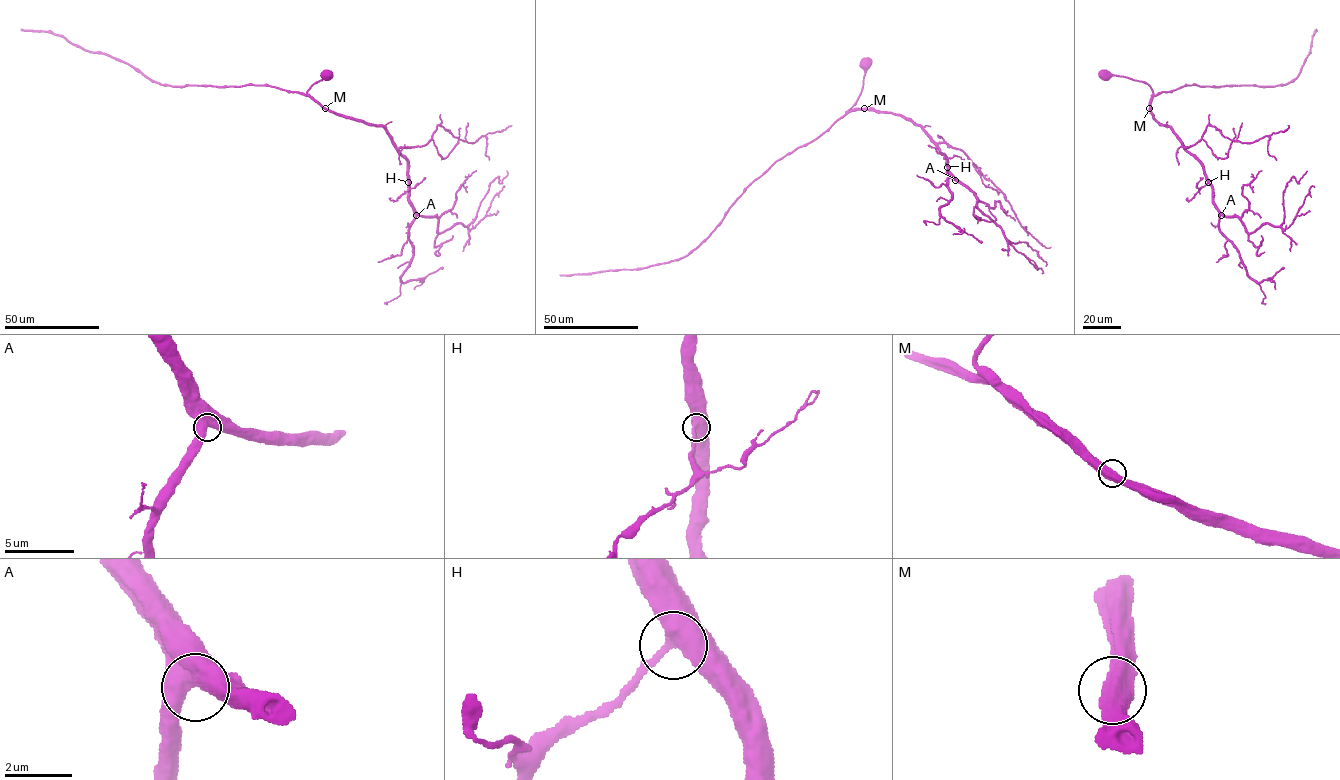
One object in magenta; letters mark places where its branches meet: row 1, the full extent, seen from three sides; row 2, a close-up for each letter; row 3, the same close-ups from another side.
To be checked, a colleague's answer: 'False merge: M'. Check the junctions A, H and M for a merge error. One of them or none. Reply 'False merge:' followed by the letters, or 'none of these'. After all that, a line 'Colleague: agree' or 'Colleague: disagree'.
False merge: none of these
Colleague: disagree

